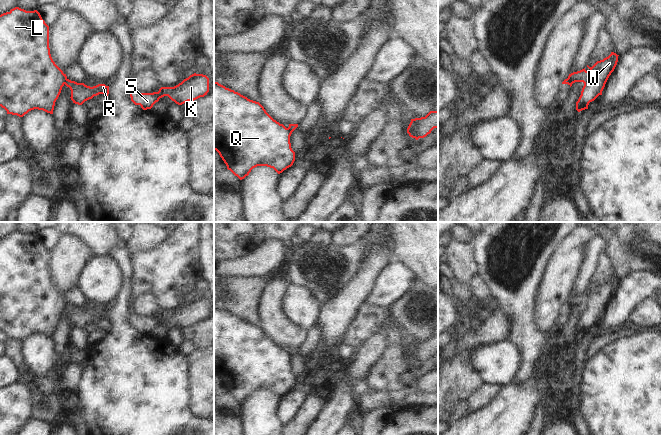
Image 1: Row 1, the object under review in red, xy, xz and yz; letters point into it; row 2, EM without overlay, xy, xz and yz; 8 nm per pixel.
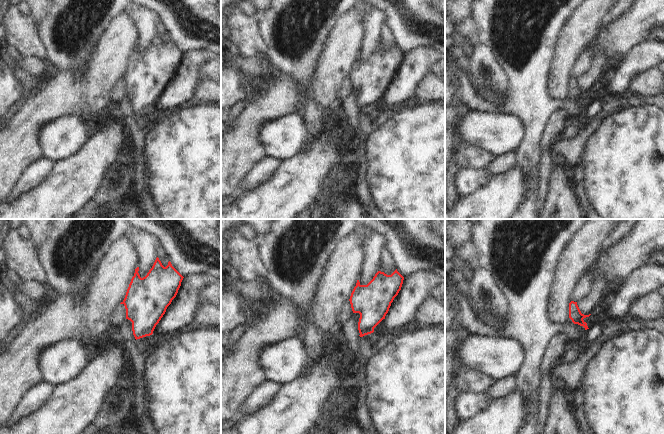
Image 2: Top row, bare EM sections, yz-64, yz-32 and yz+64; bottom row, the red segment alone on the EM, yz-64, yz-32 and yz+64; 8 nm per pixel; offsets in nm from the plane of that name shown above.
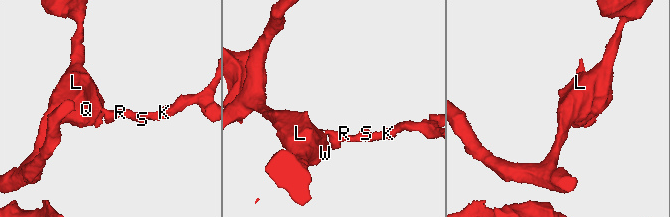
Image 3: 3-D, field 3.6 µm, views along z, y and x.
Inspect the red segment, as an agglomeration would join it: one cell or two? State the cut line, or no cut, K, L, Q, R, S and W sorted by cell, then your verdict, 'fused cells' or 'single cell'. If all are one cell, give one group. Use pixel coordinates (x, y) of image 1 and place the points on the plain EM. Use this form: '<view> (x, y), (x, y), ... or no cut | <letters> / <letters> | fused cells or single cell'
xy (66, 302), (63, 307) | K R S / L Q W | fused cells

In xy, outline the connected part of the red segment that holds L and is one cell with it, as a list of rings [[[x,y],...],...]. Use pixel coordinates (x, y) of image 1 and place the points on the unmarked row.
[[[15,231],[0,239],[0,330],[7,338],[23,341],[34,333],[53,338],[66,303],[51,281],[49,250],[37,234]]]

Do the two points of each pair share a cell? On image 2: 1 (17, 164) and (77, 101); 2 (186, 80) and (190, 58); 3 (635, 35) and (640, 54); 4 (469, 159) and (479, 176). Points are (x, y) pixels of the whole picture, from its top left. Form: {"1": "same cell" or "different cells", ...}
{"1": "same cell", "2": "same cell", "3": "different cells", "4": "different cells"}

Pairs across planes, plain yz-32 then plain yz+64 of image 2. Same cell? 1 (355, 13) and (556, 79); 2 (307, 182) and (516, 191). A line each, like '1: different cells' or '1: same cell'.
1: same cell
2: same cell

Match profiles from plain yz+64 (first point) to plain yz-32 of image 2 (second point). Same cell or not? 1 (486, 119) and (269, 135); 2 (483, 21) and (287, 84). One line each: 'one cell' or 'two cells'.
1: one cell
2: two cells

